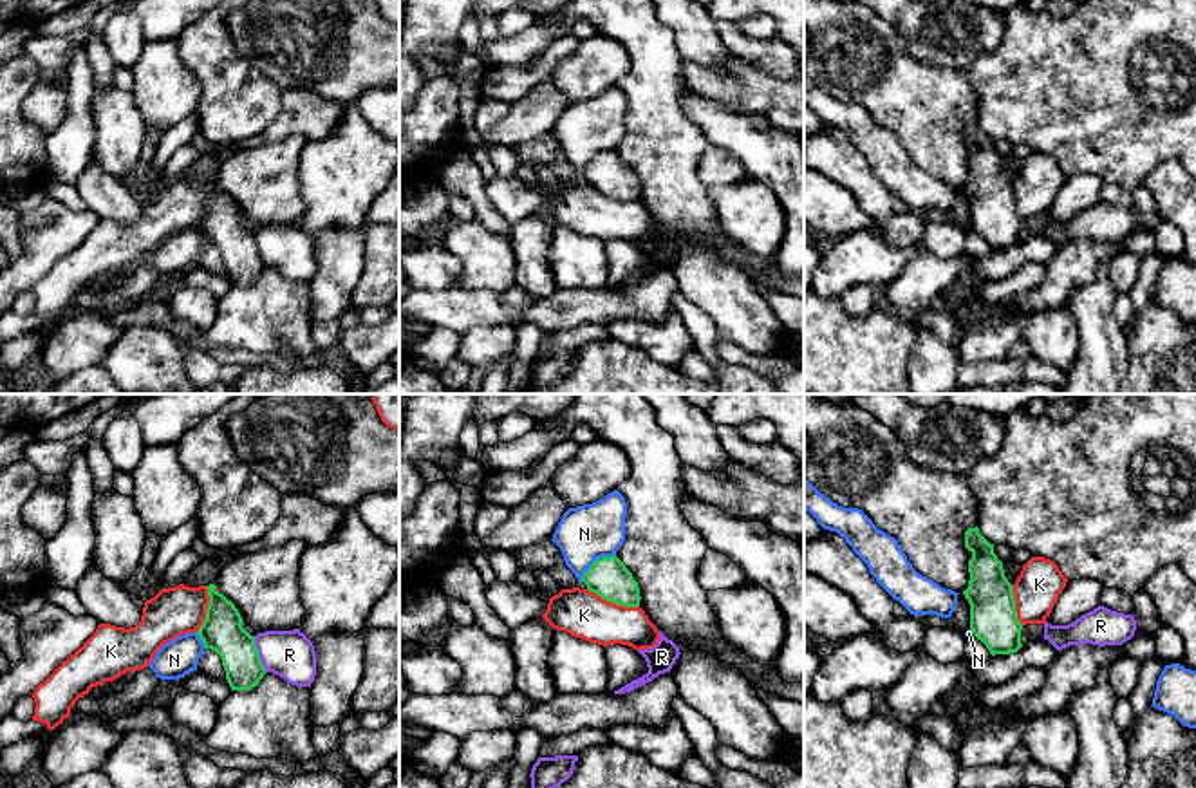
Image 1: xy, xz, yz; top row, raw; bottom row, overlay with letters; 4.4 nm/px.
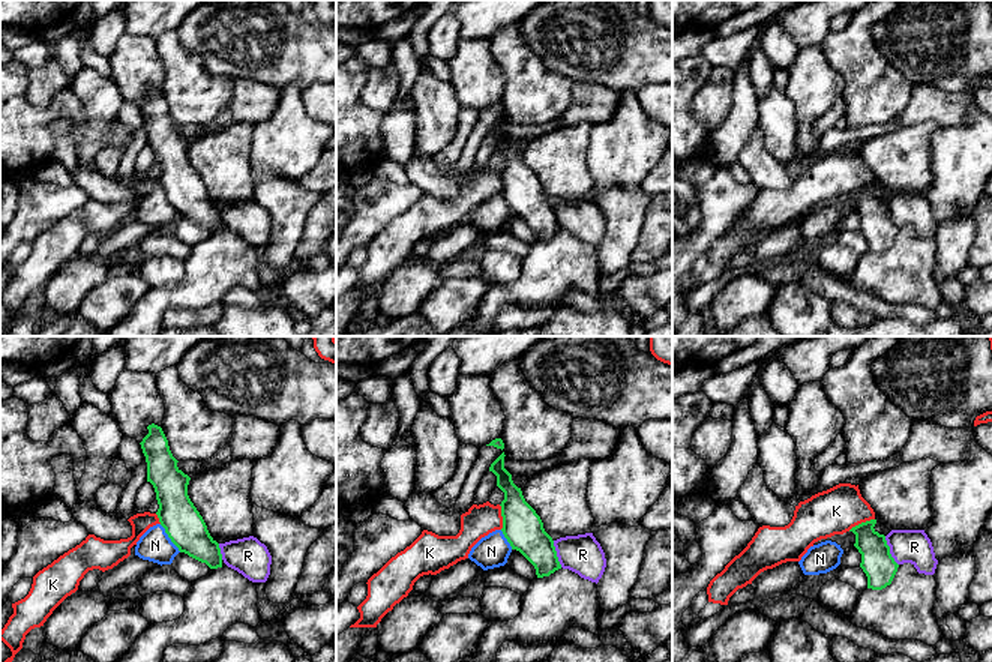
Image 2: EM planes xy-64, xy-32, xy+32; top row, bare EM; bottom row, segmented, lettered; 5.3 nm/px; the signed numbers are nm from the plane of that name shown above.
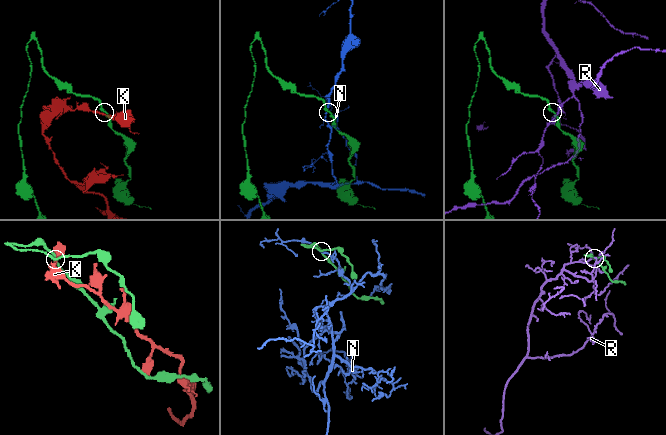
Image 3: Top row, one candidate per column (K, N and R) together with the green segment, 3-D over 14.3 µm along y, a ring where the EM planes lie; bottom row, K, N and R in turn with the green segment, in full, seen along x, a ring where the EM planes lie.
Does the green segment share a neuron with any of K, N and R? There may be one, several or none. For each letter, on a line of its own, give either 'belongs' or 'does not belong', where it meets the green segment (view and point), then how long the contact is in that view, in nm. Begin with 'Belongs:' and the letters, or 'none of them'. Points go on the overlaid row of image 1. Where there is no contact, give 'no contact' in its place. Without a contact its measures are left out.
Belongs: none of them
K: does not belong | xz (613, 602) | 240 nm
N: does not belong | xz (595, 561) | 200 nm
R: does not belong | xy (257, 655) | 170 nm

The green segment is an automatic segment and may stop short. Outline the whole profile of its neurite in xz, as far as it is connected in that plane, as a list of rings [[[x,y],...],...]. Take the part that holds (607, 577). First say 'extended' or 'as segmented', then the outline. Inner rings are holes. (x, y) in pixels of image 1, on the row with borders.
as segmented; [[[616,555],[596,558],[584,573],[582,582],[607,602],[625,607],[640,605],[638,582]]]

